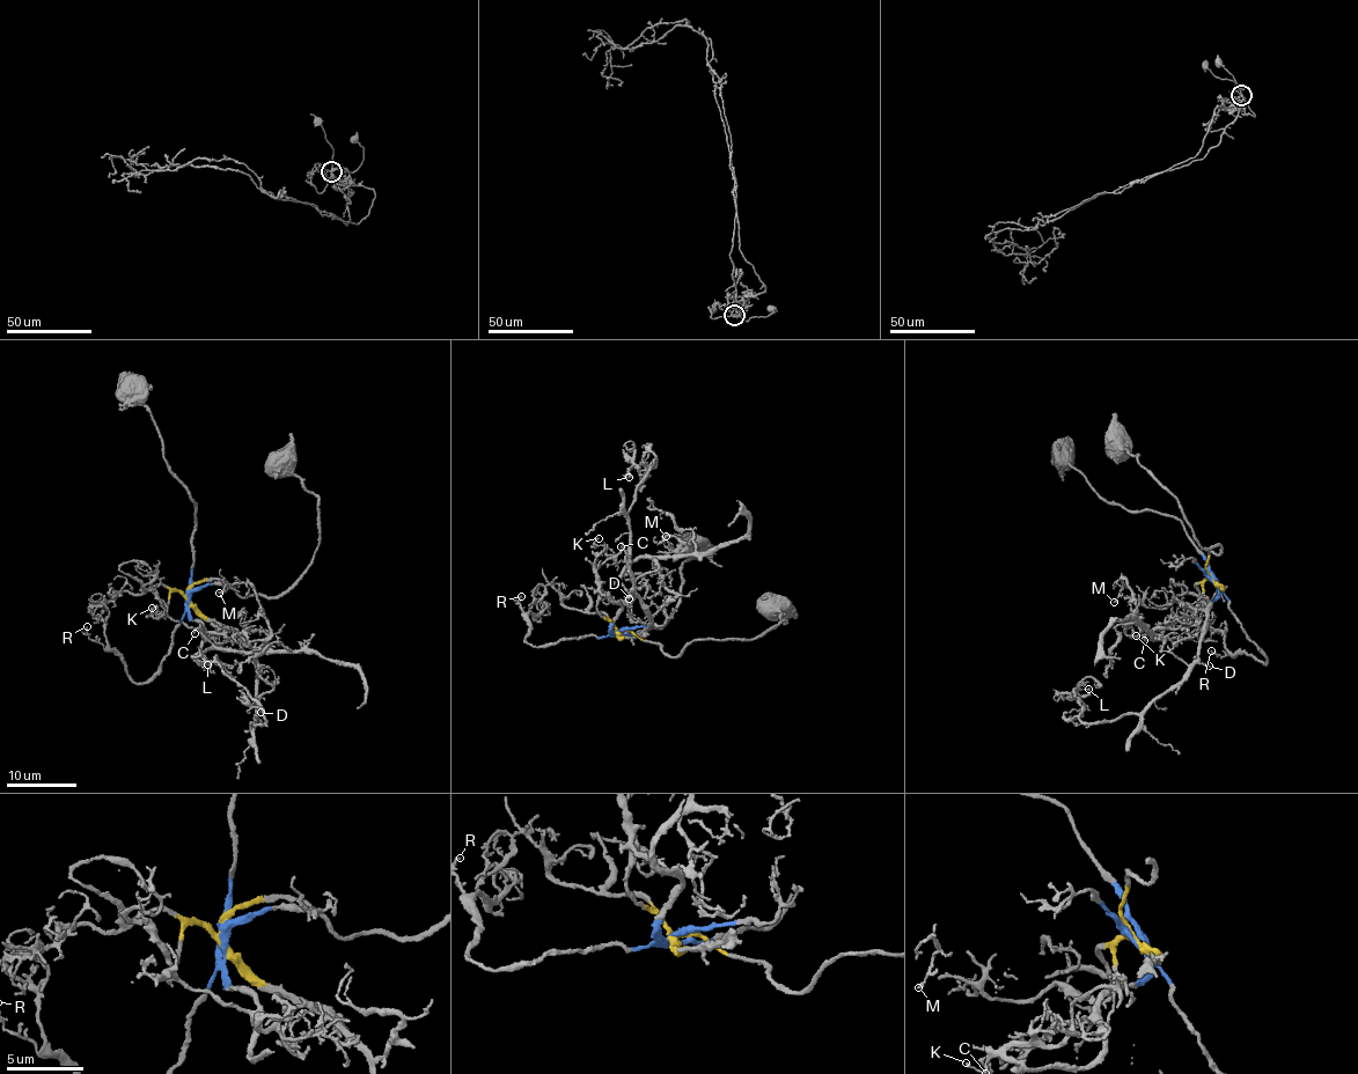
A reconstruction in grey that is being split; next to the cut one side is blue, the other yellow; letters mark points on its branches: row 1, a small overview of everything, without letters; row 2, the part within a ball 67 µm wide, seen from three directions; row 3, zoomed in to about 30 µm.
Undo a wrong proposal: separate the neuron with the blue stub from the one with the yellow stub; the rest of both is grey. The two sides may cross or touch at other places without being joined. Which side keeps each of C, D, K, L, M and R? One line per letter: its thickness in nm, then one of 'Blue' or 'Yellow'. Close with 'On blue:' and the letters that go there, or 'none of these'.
C: Thickness 140 nm. Blue
D: Thickness 320 nm. Yellow
K: Thickness 160 nm. Blue
L: Thickness 170 nm. Yellow
M: Thickness 170 nm. Blue
R: Thickness 120 nm. Blue
On blue: C, K, M, R

